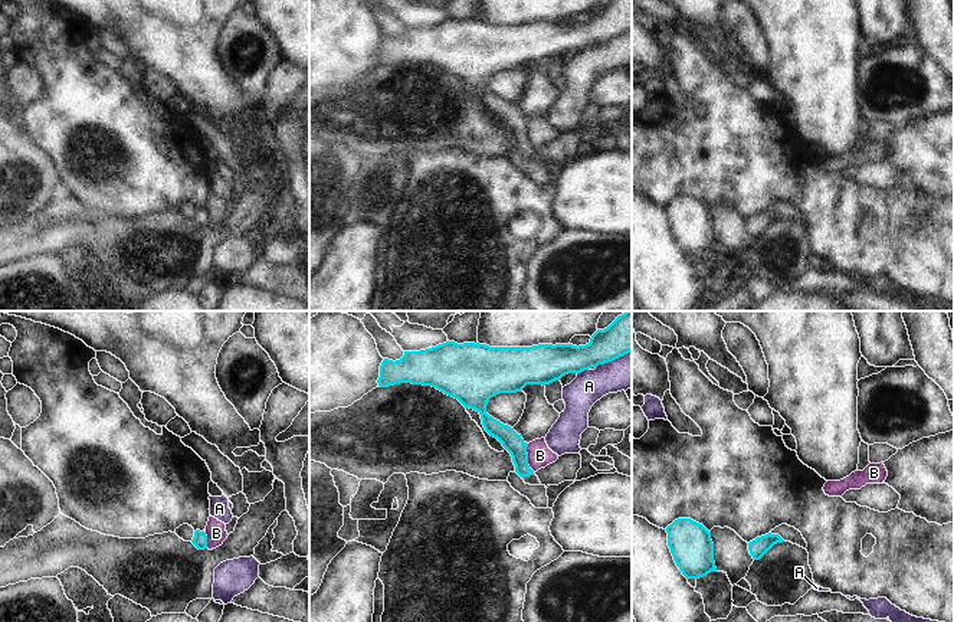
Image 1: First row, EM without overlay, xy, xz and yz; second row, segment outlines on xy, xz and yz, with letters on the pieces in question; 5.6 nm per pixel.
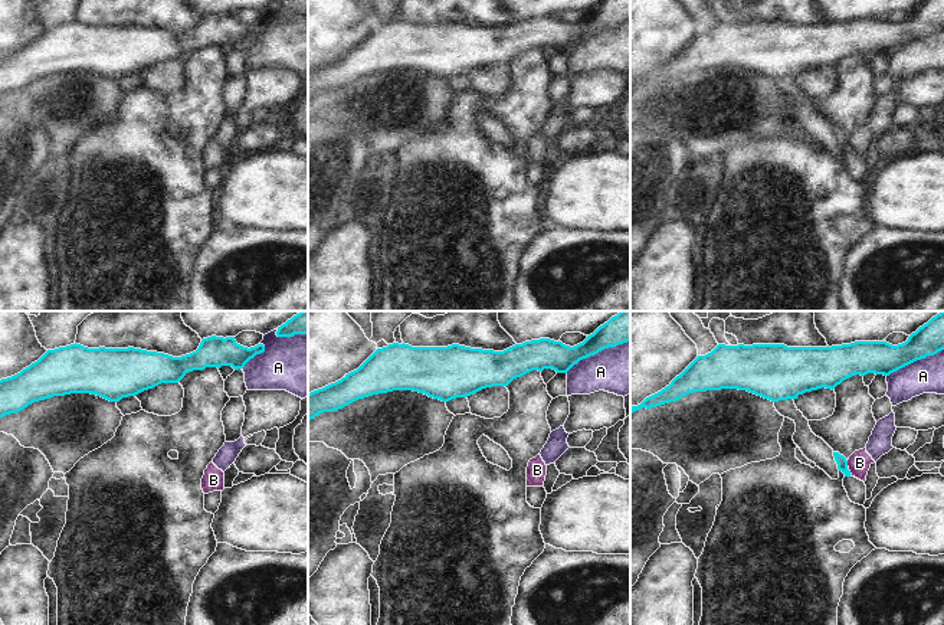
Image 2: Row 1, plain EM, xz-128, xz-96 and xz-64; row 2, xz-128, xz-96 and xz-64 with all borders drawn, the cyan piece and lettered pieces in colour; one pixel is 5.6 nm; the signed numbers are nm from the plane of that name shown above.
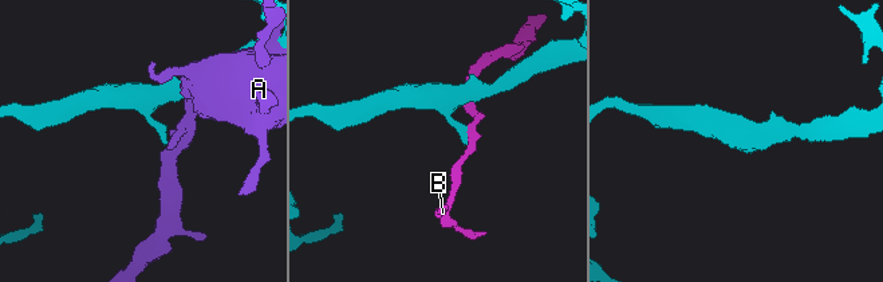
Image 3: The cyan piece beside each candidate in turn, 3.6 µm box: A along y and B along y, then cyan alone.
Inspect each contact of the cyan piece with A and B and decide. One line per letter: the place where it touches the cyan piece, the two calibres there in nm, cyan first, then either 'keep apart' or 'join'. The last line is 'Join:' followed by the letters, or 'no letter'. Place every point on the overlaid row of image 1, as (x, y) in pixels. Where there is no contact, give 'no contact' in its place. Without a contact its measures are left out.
A: contact xz (582, 370); calibres 220 and 180 nm; keep apart
B: contact xz (527, 458); calibres 110 and 140 nm; keep apart
Join: no letter

